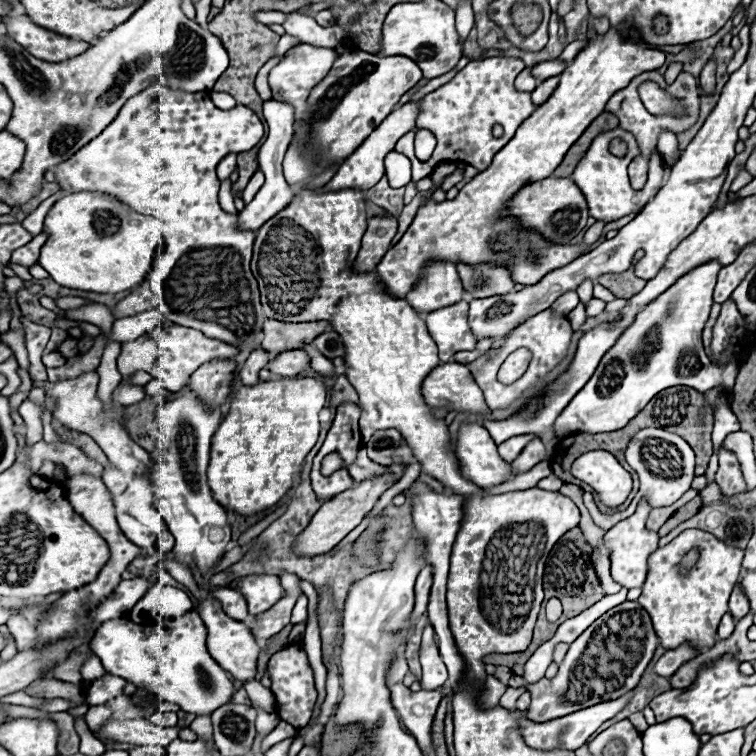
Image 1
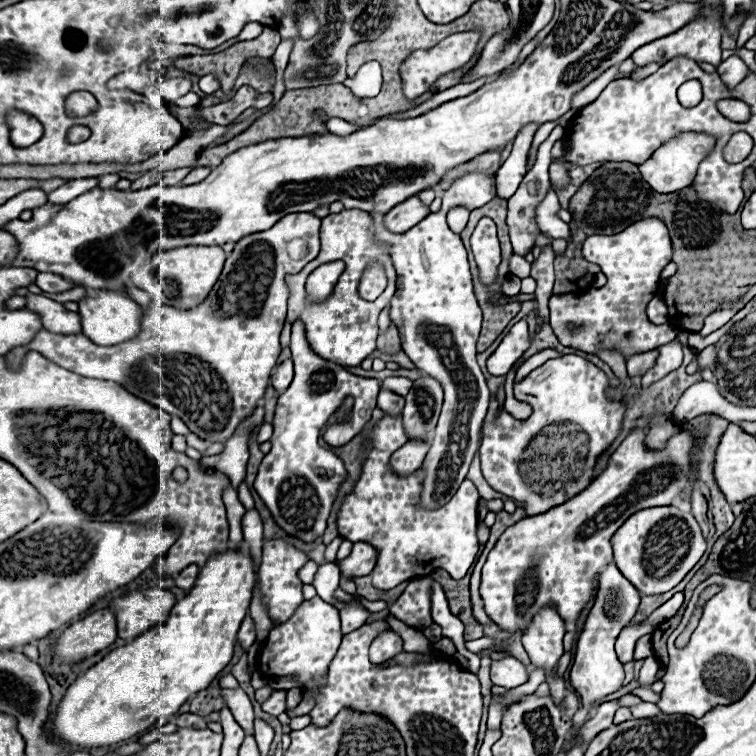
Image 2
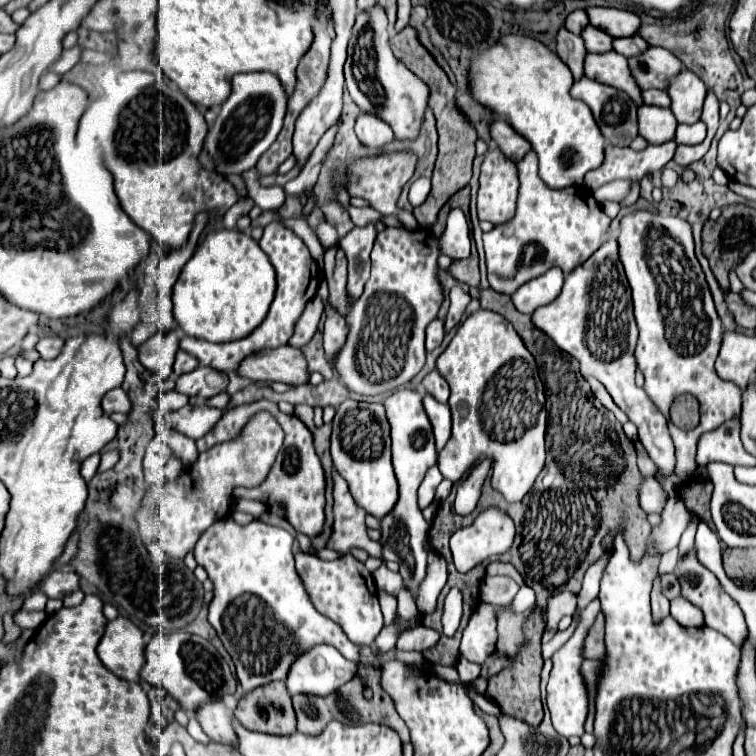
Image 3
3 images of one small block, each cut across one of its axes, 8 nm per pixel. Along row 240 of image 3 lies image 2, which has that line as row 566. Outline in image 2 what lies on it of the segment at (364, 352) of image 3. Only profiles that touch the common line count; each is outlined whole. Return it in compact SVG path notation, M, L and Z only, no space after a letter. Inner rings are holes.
M384 414L384 418L372 428L372 434L368 436L368 442L372 446L368 448L368 456L362 462L362 474L360 474L354 490L344 496L344 500L340 504L340 510L338 510L336 524L338 524L340 536L344 536L346 540L350 540L350 542L368 542L376 548L378 562L374 566L374 572L370 574L374 588L390 590L390 588L396 588L400 582L406 582L406 580L412 580L412 578L418 578L418 576L428 576L438 568L448 570L450 576L456 578L456 580L464 578L466 572L470 570L470 566L474 564L476 554L478 554L478 540L476 540L478 512L476 512L476 506L478 506L480 496L478 496L476 486L470 480L468 480L468 484L460 484L454 498L442 508L436 508L436 510L418 508L424 470L418 468L410 476L398 476L390 468L390 456L396 452L396 448L400 448L406 442L402 416Z

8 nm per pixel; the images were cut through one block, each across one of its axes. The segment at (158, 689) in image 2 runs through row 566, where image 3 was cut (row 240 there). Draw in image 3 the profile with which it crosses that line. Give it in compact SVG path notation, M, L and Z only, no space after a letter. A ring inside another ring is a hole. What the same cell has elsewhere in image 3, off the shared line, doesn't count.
M240 230L208 232L174 284L174 318L188 336L208 342L240 340L266 318L274 292L274 266L256 240Z

